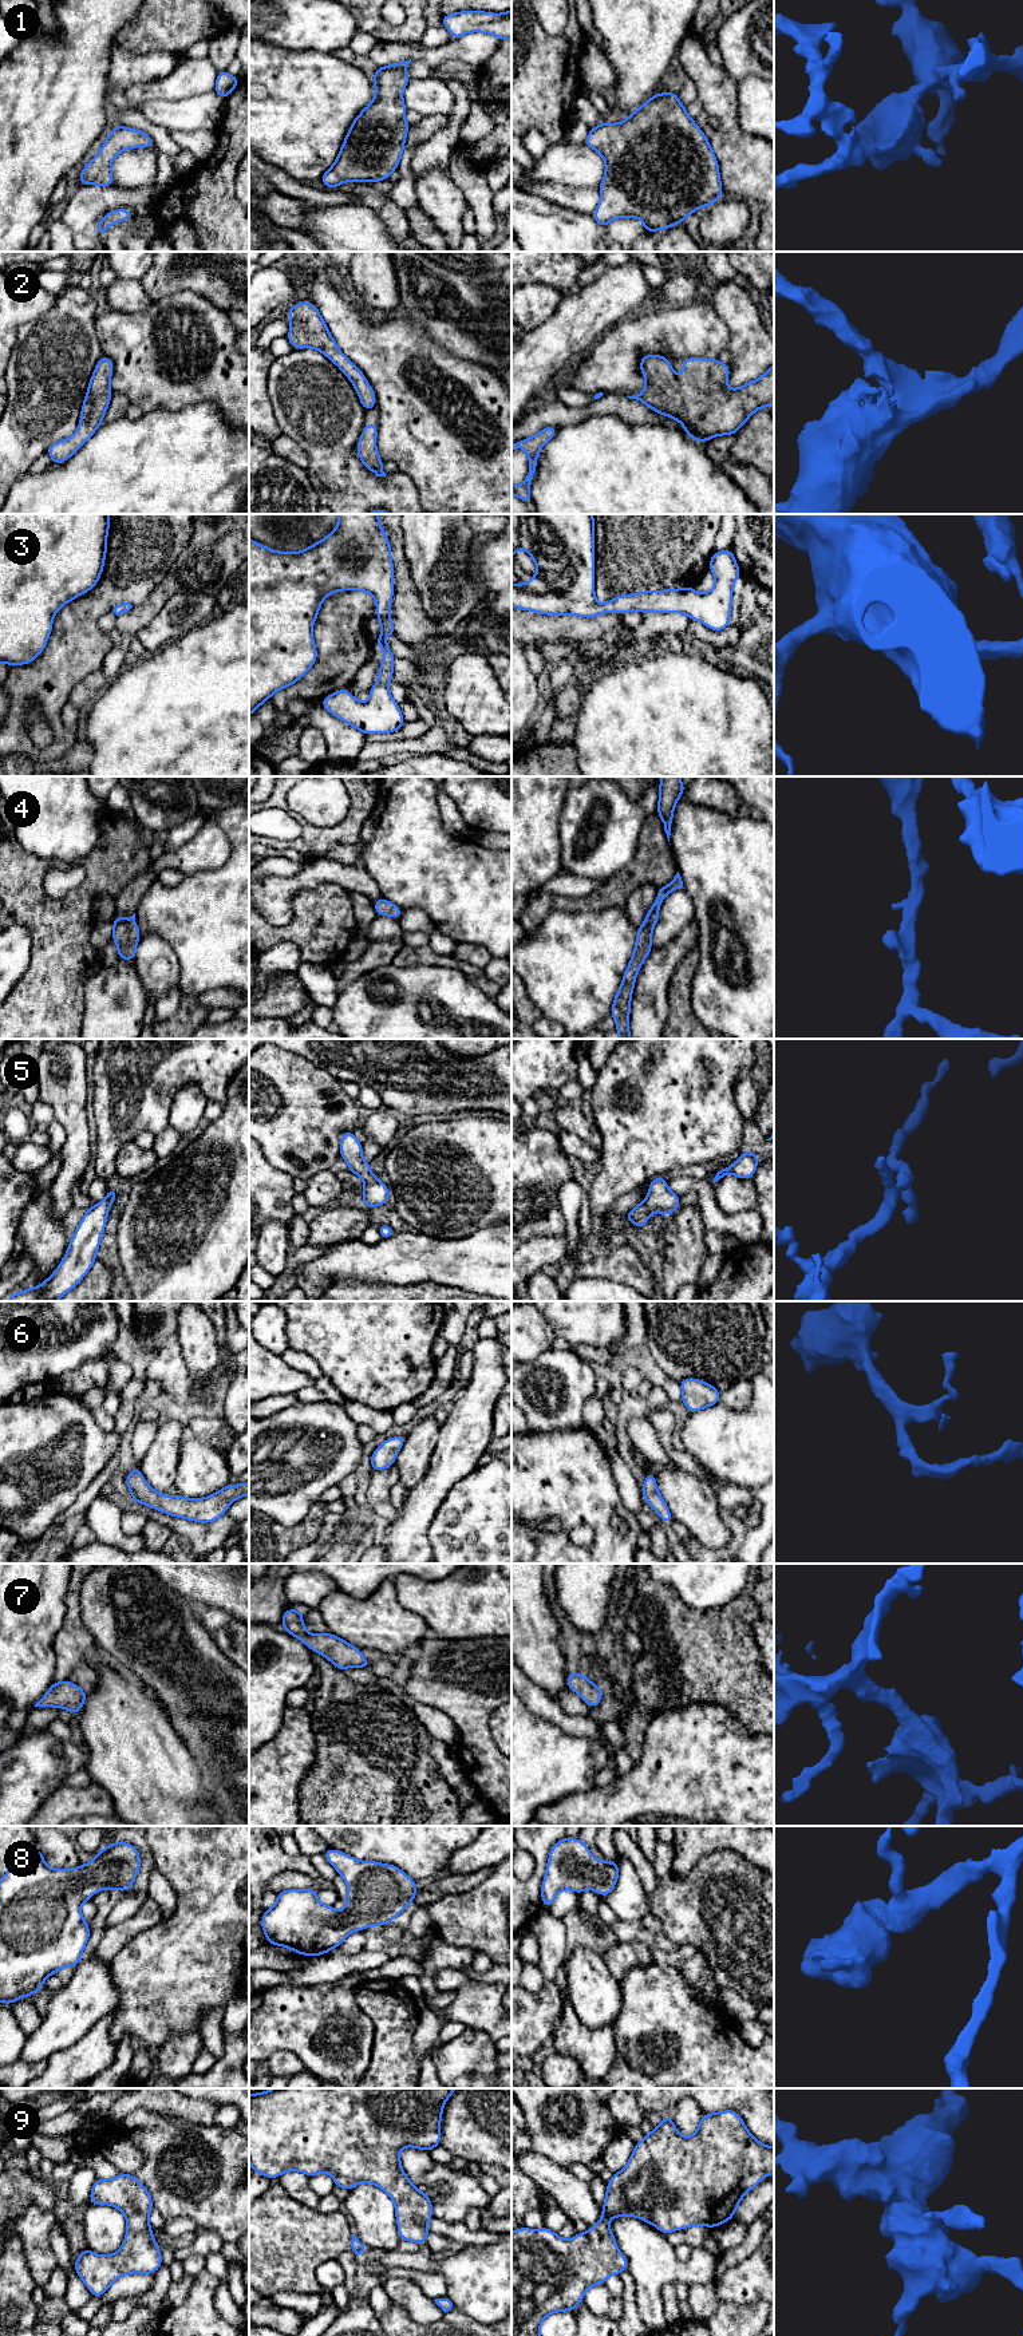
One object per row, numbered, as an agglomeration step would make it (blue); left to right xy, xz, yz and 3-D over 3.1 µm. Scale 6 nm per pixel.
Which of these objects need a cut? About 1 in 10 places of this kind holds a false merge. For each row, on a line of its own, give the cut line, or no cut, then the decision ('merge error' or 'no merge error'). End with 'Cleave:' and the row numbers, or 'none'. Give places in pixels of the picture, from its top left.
1: no cut | no merge error
2: no cut | no merge error
3: no cut | no merge error
4: no cut | no merge error
5: no cut | no merge error
6: no cut | no merge error
7: no cut | no merge error
8: no cut | no merge error
9: no cut | no merge error
Cleave: none

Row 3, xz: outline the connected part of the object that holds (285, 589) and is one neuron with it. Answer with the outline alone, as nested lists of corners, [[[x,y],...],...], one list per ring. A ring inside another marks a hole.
[[[337,514],[336,527],[321,541],[296,553],[276,552],[249,538],[249,716],[270,696],[300,680],[316,663],[317,649],[312,637],[323,600],[340,590],[364,590],[376,601],[376,616],[380,631],[375,645],[383,649],[383,660],[378,672],[378,681],[370,688],[370,699],[360,703],[348,688],[341,688],[320,700],[320,704],[333,716],[358,728],[364,736],[368,734],[387,734],[399,731],[406,720],[399,704],[392,699],[388,683],[394,677],[394,653],[383,635],[396,636],[391,621],[391,606],[394,597],[394,564],[388,537],[380,526],[378,514]]]

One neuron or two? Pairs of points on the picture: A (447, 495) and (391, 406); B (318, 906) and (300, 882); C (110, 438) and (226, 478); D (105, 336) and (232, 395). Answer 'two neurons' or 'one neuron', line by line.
A: one neuron
B: two neurons
C: one neuron
D: one neuron

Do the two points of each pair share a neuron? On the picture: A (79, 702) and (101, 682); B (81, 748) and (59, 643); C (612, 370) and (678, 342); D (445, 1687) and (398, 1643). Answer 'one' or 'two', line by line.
A: one
B: two
C: one
D: two

